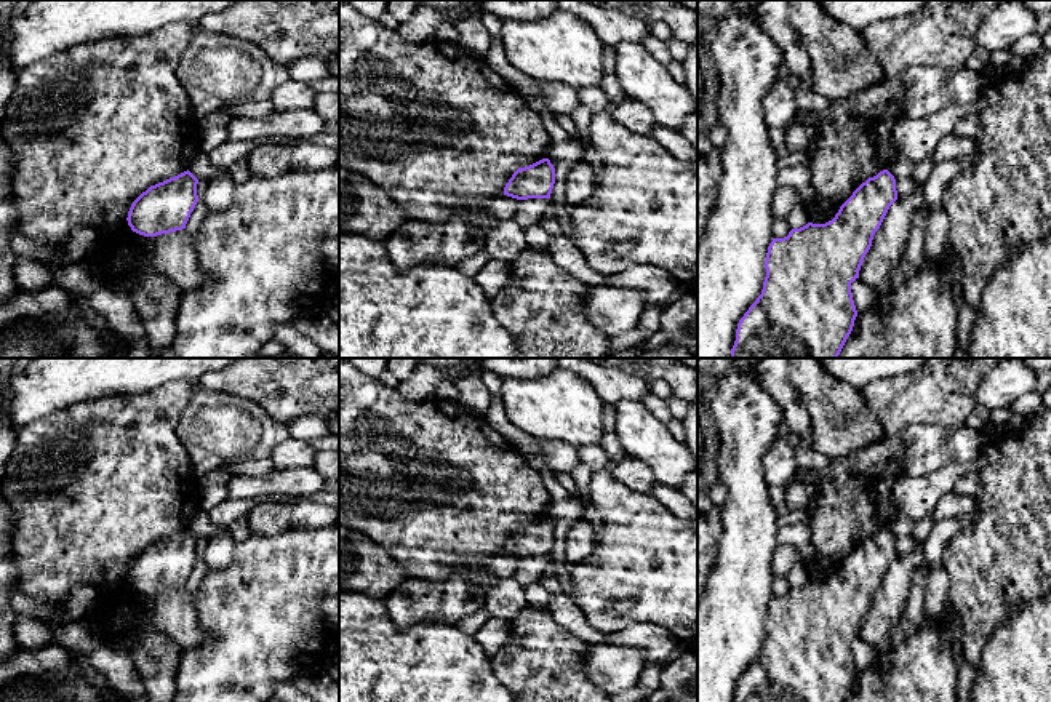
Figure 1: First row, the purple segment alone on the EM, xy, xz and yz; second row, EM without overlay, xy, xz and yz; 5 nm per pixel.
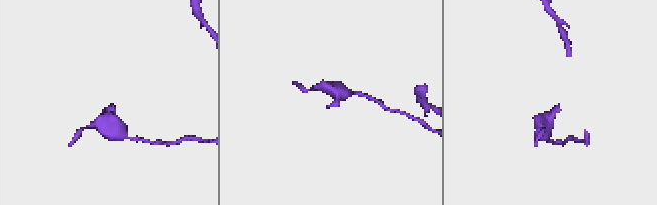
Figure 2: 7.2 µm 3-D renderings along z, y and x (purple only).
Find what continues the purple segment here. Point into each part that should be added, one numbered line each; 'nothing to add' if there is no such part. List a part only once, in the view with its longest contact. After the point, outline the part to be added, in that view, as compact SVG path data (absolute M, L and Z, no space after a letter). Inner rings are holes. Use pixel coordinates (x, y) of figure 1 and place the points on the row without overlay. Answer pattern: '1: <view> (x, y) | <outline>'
nothing to add

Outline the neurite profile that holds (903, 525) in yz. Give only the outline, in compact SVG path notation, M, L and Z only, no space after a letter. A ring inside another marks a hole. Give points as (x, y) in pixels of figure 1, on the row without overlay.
M897 512L896 517L888 523L888 529L894 534L894 537L907 537L913 536L917 525L917 518L909 517L904 512Z

